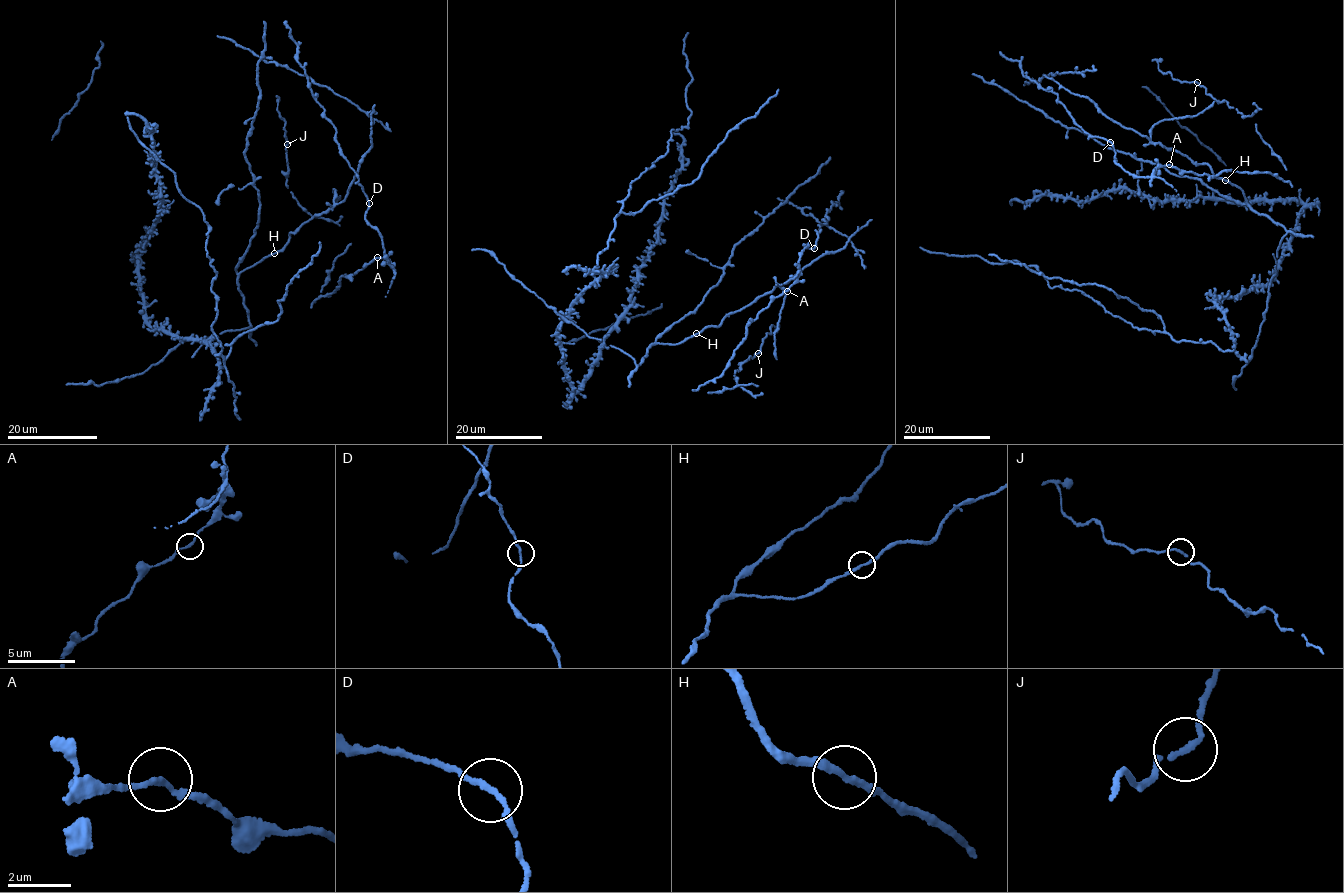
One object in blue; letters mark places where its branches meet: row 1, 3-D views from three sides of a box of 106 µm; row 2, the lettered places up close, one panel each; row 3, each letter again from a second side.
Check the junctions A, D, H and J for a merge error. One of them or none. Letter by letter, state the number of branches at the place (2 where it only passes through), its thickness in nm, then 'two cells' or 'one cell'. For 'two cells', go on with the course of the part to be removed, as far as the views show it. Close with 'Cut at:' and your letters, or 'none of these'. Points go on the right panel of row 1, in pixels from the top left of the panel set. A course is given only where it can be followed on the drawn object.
A: branches 2; calibre 160 nm; one cell
D: branches 2; calibre 160 nm; one cell
H: branches 2; calibre 190 nm; one cell
J: branches 2; calibre 160 nm; one cell
Cut at: none of these

